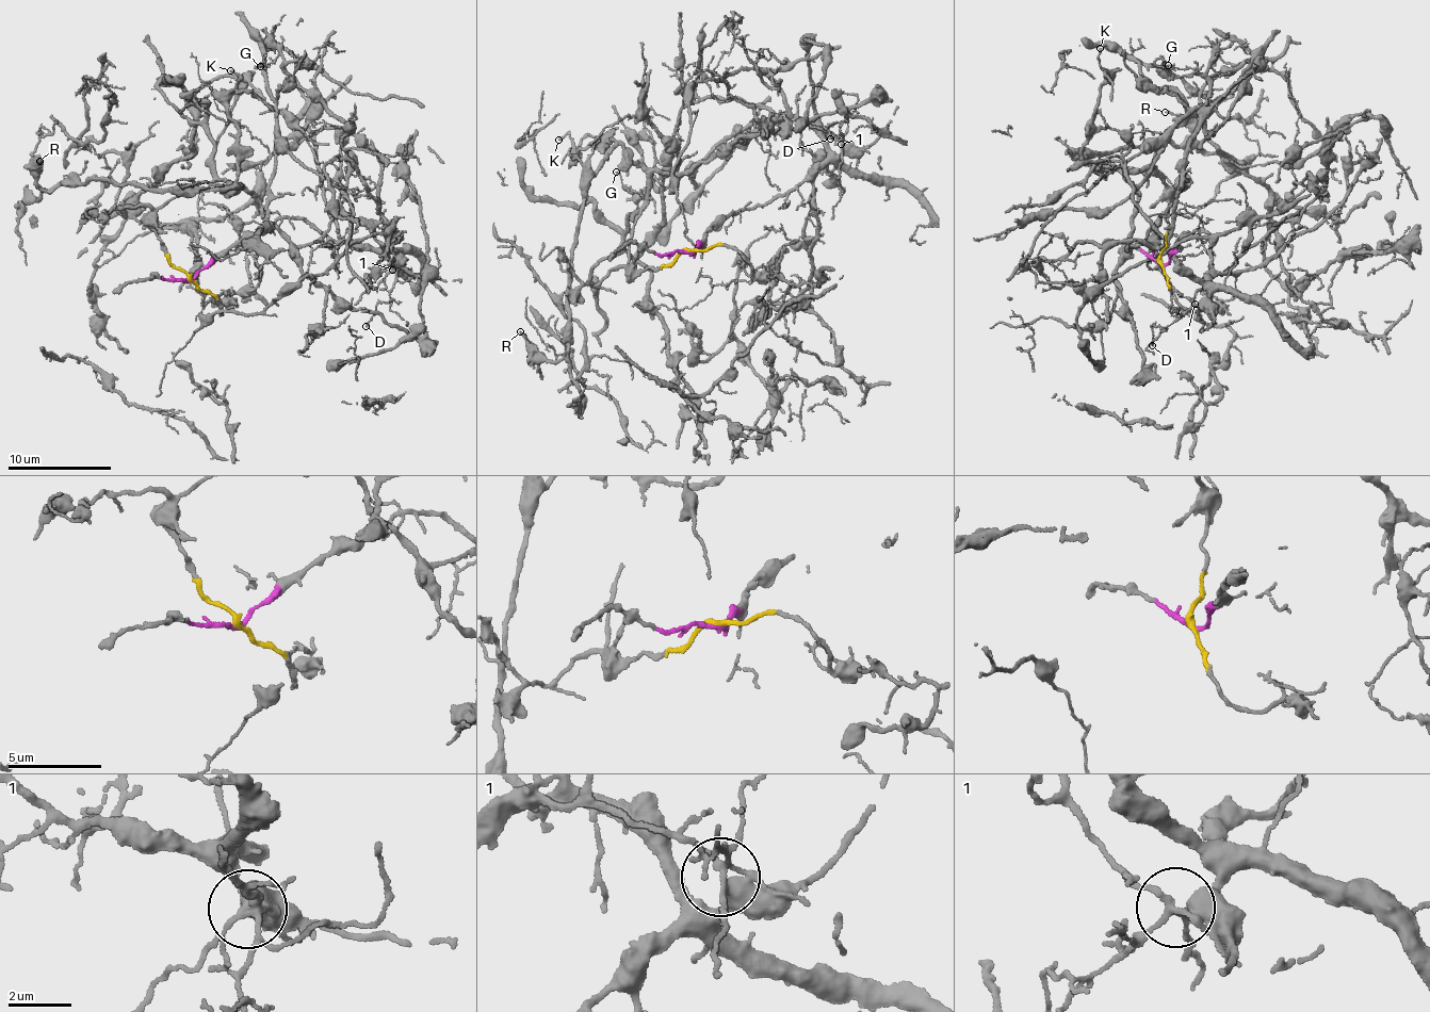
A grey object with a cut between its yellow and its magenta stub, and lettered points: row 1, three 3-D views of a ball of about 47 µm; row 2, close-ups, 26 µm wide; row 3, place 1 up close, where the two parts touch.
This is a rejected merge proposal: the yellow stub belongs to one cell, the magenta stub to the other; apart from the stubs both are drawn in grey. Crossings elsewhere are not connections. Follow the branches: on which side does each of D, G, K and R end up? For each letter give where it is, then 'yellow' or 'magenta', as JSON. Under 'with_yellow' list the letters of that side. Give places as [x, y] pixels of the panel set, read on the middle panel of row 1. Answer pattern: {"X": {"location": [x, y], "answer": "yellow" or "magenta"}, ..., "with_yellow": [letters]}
{"D": {"location": [830, 139], "answer": "magenta"}, "G": {"location": [616, 172], "answer": "magenta"}, "K": {"location": [558, 140], "answer": "yellow"}, "R": {"location": [520, 331], "answer": "yellow"}, "with_yellow": ["K", "R"]}

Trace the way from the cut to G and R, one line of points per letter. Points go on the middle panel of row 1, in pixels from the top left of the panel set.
G: (689, 251), (712, 225), (798, 186), (826, 157), (821, 135), (800, 121), (753, 121), (646, 199), (616, 170)
R: (687, 250), (656, 268), (630, 266), (646, 172), (614, 146), (583, 202), (567, 353), (552, 361), (520, 330)

